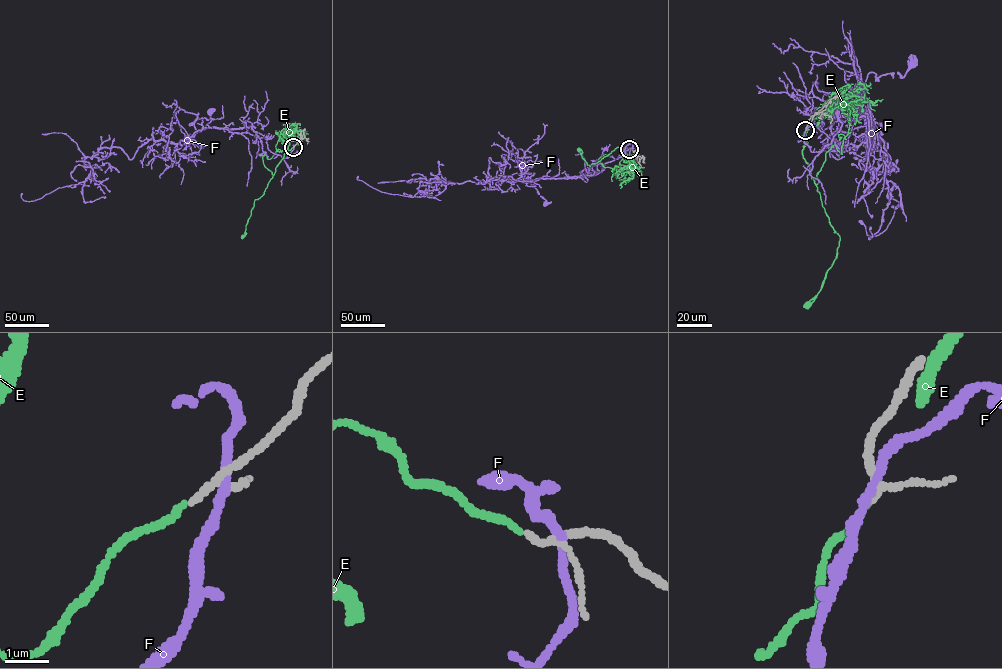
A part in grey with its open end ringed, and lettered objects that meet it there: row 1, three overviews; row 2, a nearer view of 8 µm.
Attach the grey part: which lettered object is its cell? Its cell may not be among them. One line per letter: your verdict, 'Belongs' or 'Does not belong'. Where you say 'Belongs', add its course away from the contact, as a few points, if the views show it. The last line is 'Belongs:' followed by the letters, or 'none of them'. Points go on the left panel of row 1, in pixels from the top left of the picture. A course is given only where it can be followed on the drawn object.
E: Belongs. Its course: (293, 147), (284, 153), (264, 194), (254, 201), (242, 236)
F: Does not belong
Belongs: E

